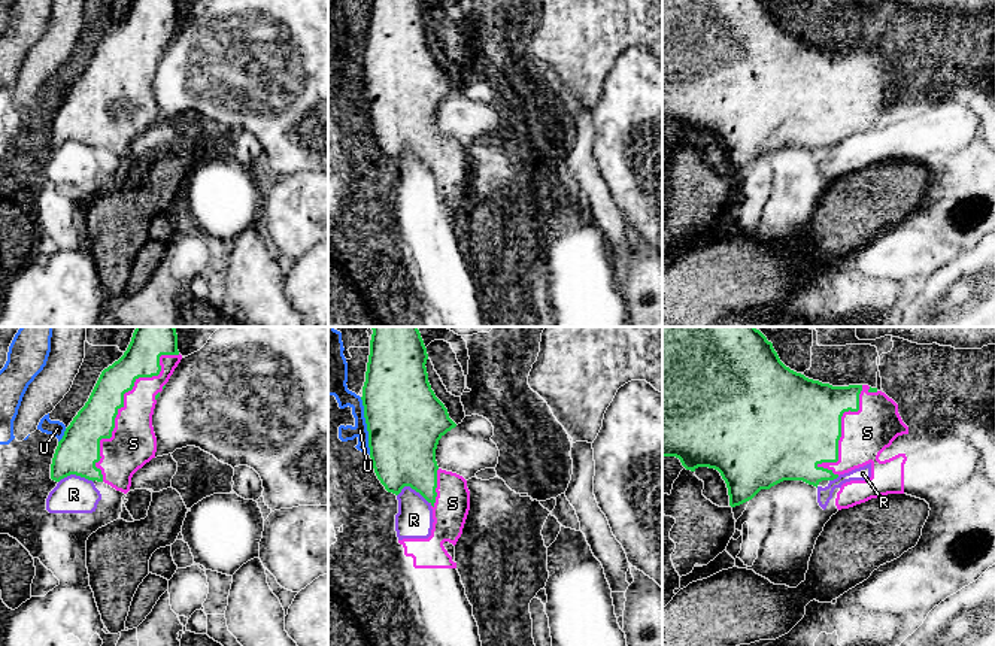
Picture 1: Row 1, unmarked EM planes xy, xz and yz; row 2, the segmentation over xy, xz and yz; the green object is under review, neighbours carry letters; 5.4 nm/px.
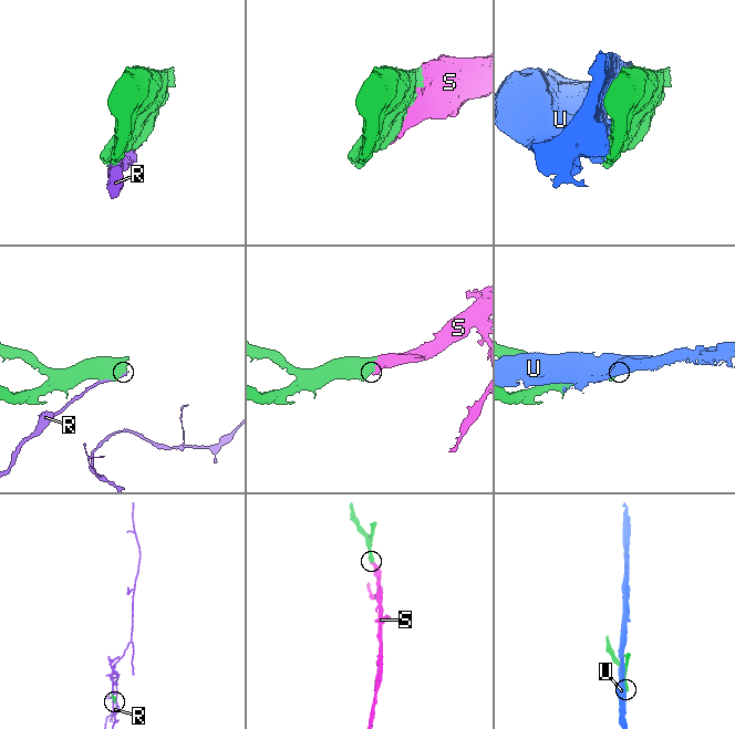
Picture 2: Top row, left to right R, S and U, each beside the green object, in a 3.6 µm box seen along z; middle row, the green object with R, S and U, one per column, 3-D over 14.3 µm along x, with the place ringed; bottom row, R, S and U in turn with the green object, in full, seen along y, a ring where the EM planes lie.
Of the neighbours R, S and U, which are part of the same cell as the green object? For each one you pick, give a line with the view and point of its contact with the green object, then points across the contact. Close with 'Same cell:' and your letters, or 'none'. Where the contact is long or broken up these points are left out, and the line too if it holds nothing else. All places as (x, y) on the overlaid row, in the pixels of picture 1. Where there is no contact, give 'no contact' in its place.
S: contact xy (123, 405)
Same cell: S

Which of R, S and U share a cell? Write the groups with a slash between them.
R / S / U

